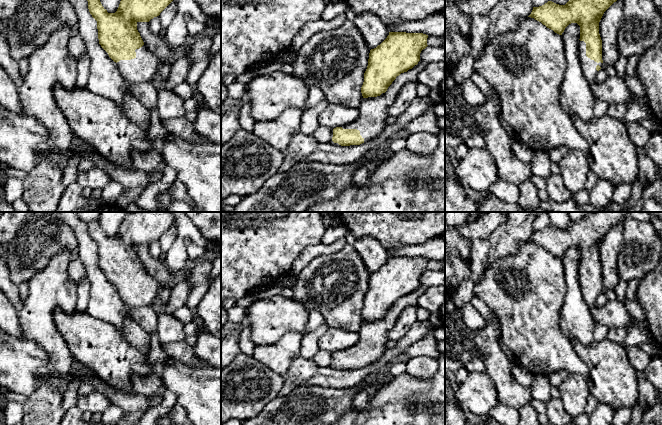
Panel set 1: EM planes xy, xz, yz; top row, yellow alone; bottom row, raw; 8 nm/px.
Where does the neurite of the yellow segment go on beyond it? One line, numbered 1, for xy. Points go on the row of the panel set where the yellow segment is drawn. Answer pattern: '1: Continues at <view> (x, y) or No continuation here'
1: Continues at xy (143, 68)

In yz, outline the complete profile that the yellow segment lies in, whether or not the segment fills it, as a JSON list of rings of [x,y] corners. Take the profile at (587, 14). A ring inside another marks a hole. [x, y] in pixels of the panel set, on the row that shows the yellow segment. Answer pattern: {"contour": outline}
{"contour": [[[569,0],[565,5],[548,1],[533,7],[528,17],[541,22],[555,33],[562,35],[571,23],[580,26],[578,42],[579,60],[583,74],[593,84],[598,71],[604,67],[599,22],[604,12],[617,0]]]}

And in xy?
{"contour": [[[100,0],[87,1],[89,12],[97,21],[99,44],[115,62],[123,78],[128,84],[152,82],[162,61],[144,45],[137,23],[149,22],[159,16],[173,0],[121,0],[115,13],[108,13]]]}

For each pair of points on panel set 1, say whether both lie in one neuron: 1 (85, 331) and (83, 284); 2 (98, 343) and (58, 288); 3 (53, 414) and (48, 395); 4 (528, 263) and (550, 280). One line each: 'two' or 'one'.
1: two
2: two
3: one
4: one

